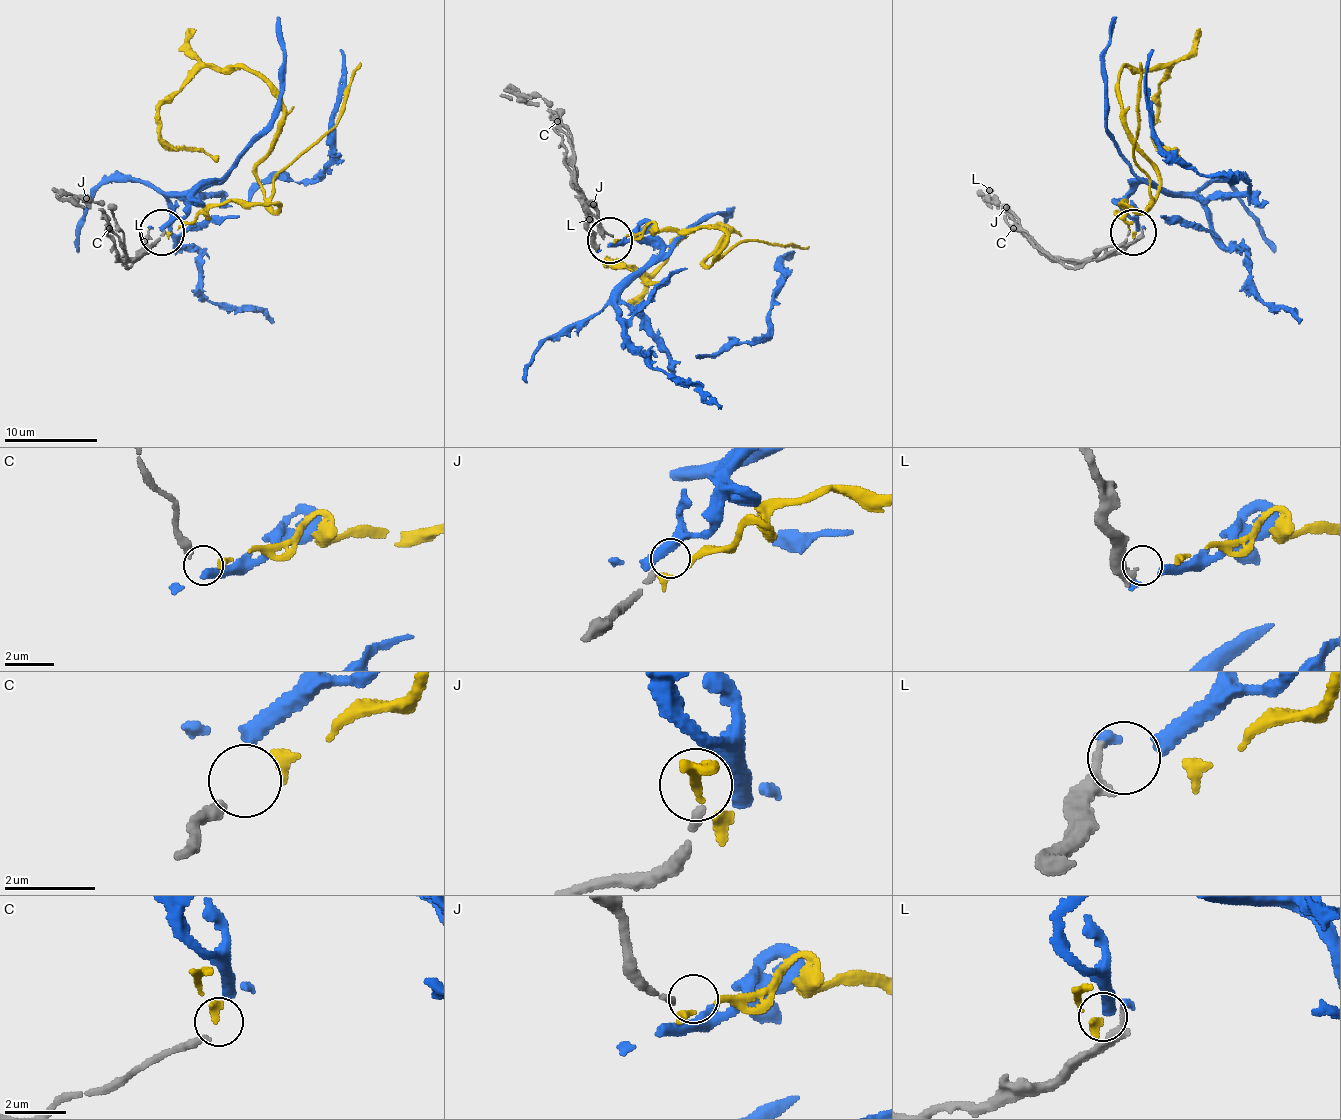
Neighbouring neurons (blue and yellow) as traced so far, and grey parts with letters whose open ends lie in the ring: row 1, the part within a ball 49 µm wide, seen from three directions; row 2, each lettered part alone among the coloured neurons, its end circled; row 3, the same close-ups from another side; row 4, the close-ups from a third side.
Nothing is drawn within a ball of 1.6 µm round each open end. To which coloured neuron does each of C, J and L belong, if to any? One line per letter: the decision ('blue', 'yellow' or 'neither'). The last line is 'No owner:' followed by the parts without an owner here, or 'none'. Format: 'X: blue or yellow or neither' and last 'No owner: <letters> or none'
C: yellow
J: neither
L: blue
No owner: J

